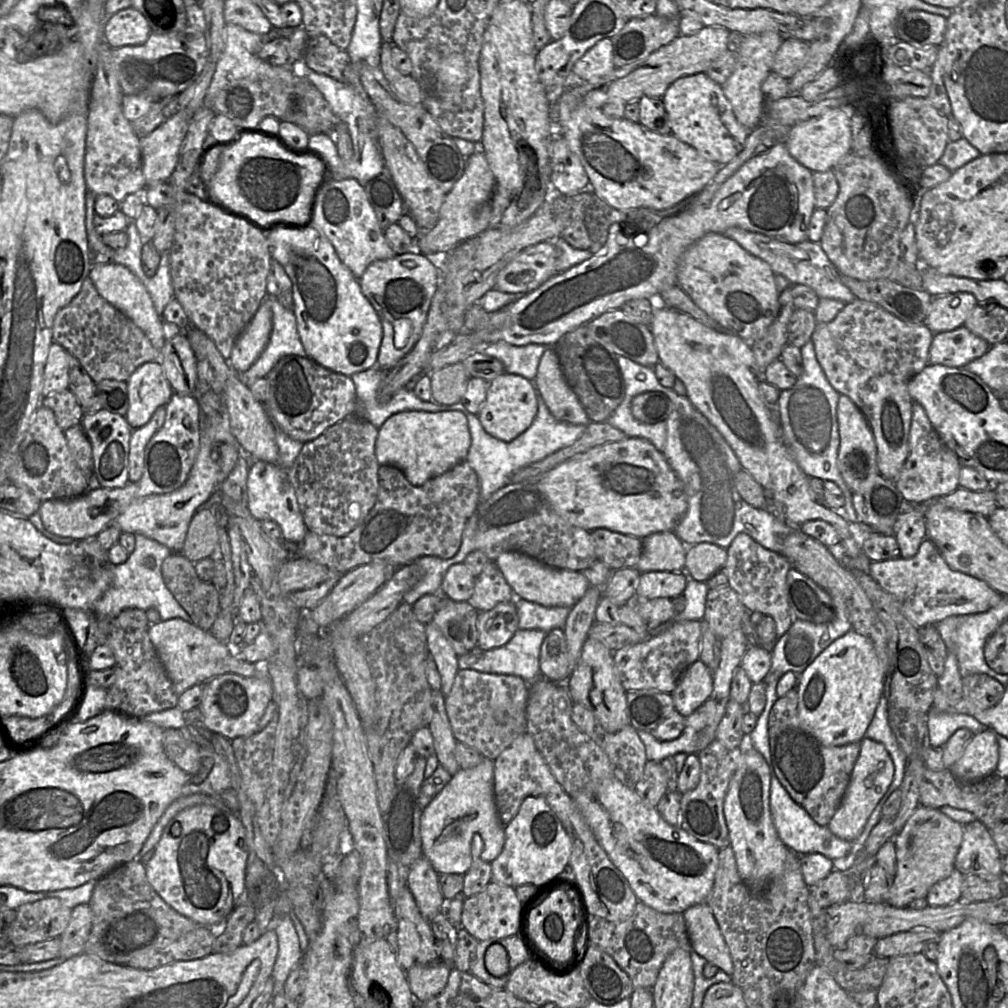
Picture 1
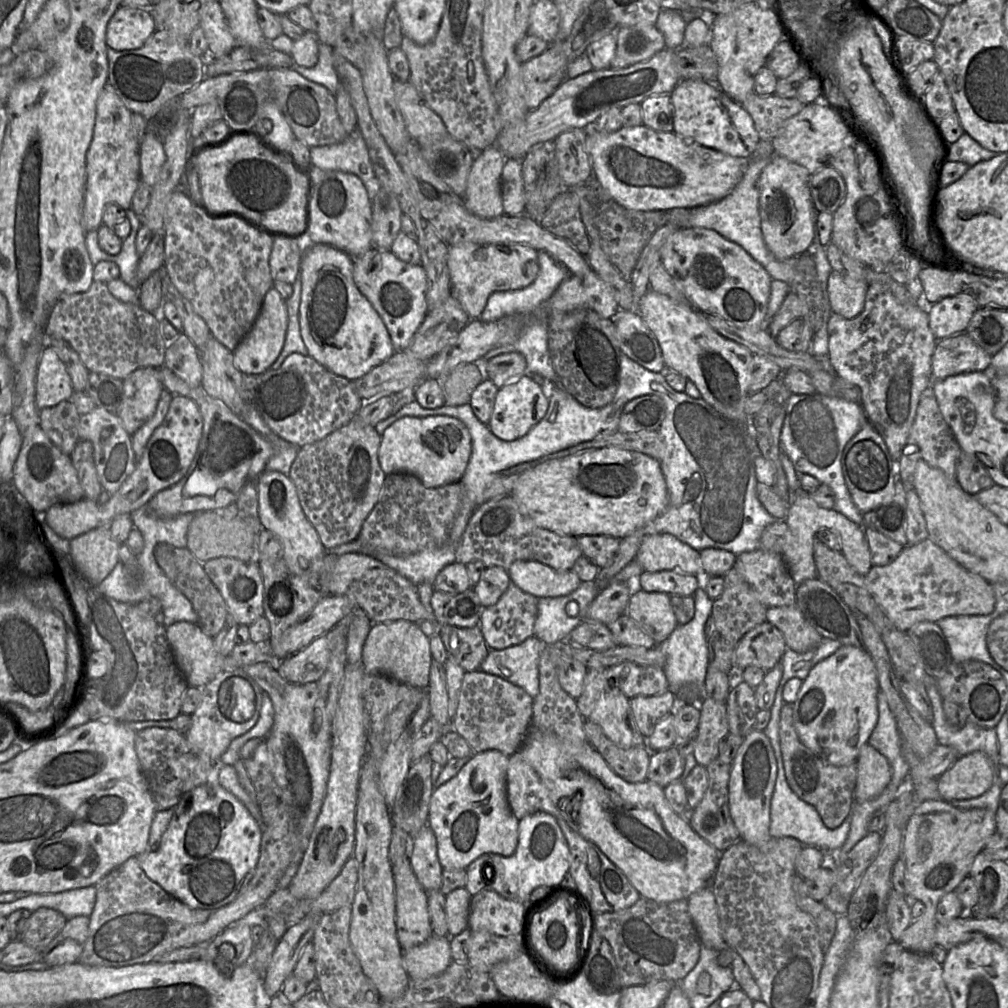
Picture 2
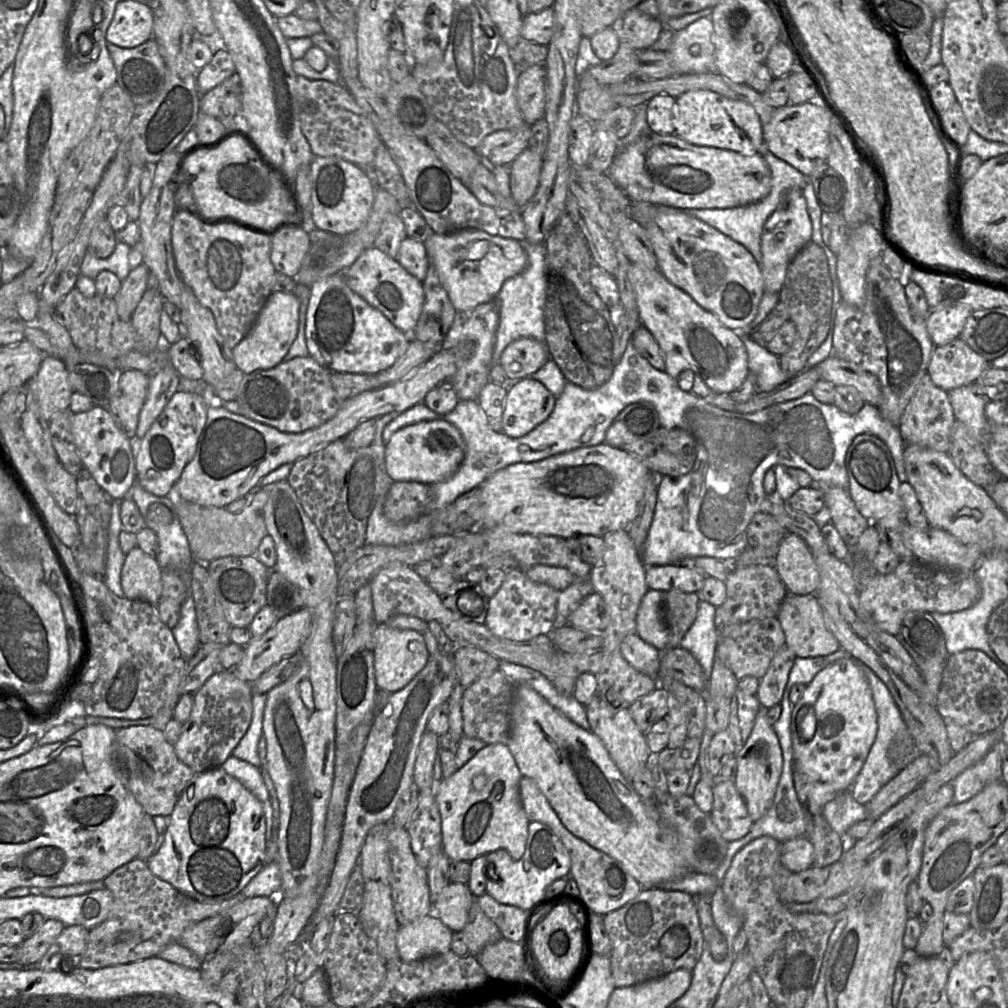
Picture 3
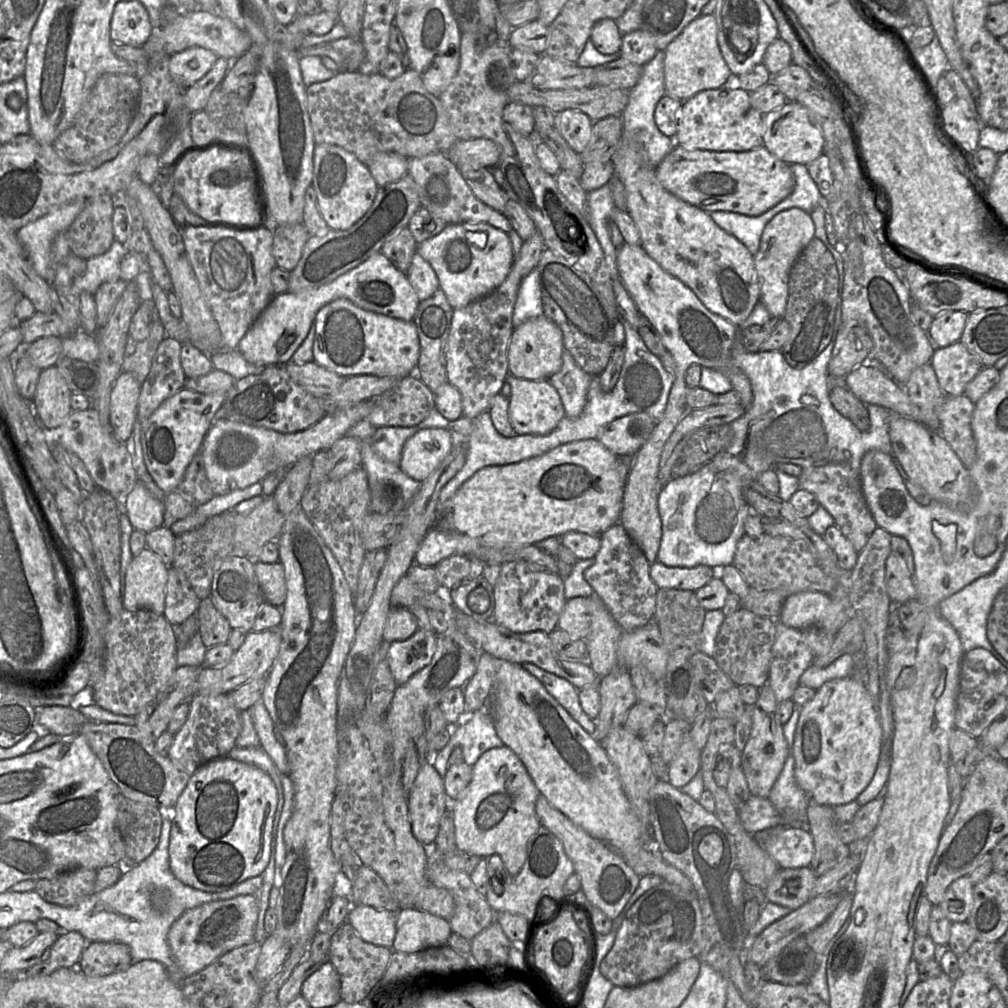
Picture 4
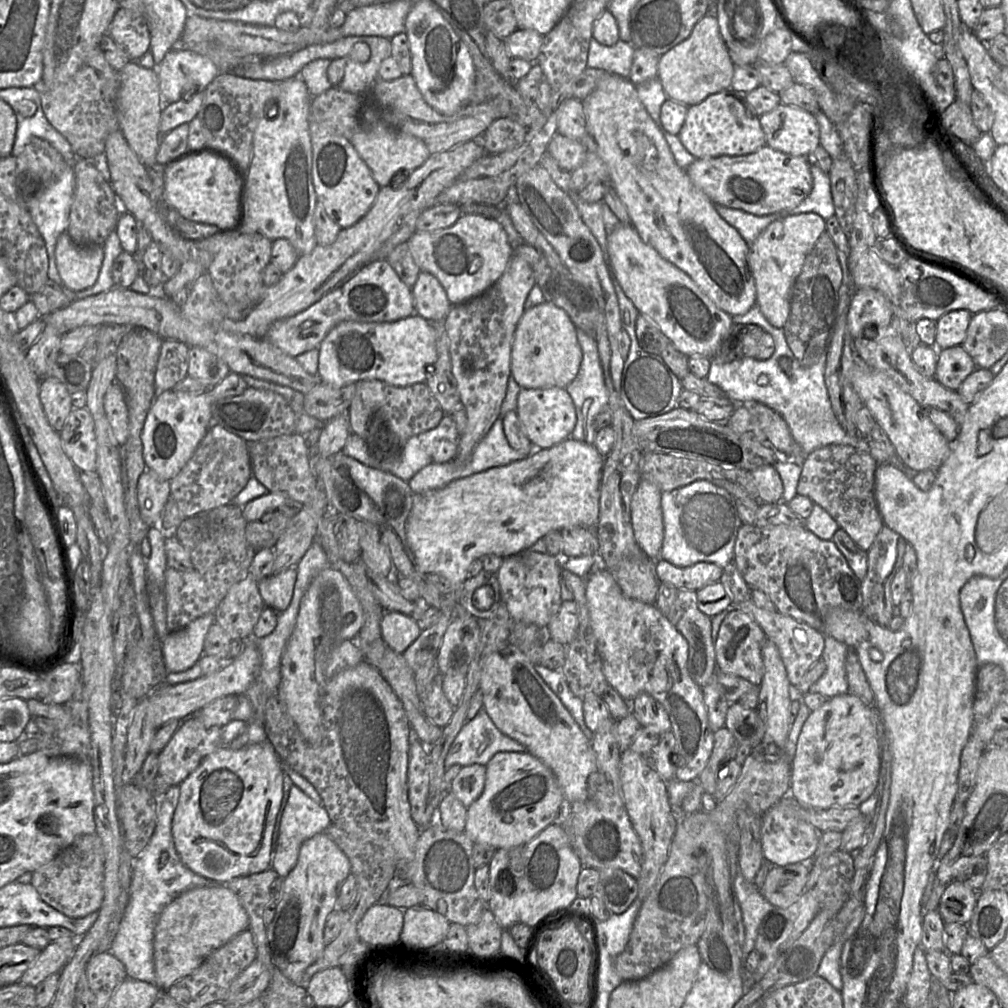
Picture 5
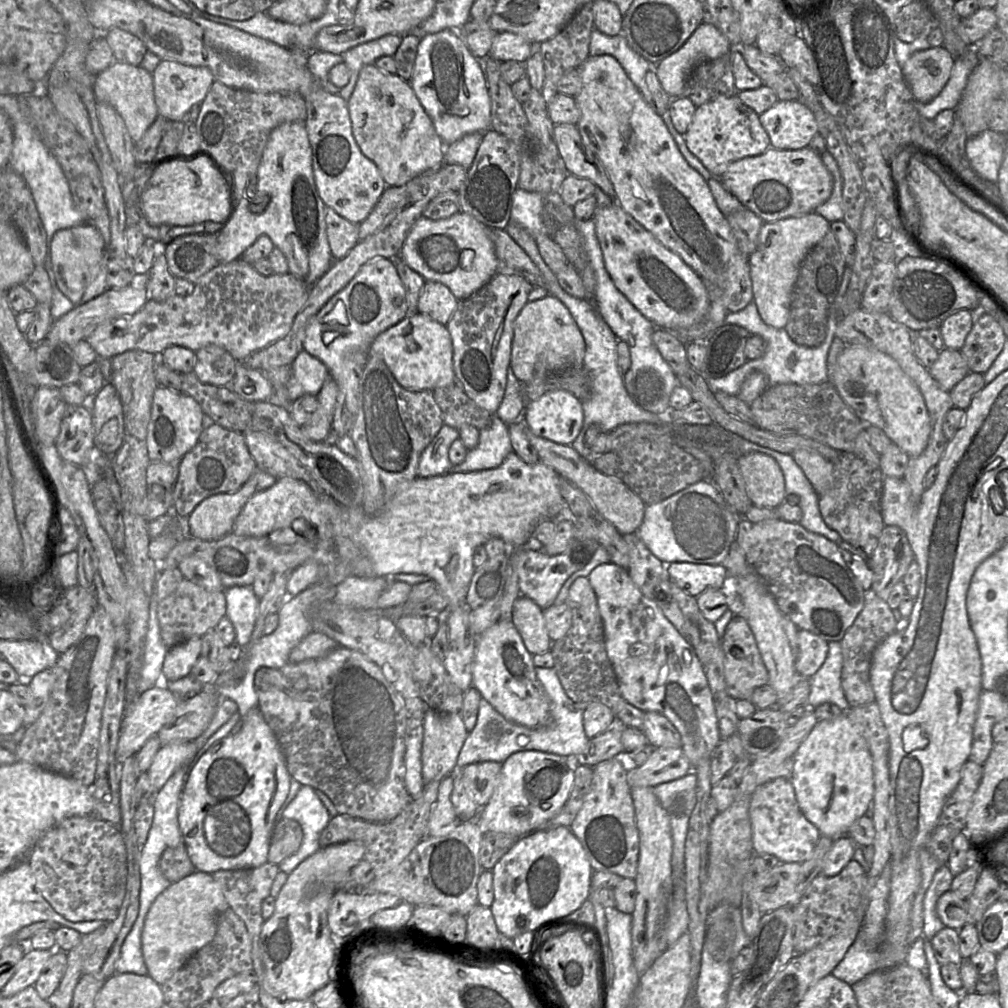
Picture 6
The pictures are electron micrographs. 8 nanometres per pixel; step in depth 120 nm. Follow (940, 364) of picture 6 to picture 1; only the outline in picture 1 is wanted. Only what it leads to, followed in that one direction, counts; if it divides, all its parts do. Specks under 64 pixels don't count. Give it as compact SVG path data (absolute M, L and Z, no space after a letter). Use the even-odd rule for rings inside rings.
M965 326L955 330L934 333L929 350L929 363L948 367L964 367L984 355L990 344L970 332Z

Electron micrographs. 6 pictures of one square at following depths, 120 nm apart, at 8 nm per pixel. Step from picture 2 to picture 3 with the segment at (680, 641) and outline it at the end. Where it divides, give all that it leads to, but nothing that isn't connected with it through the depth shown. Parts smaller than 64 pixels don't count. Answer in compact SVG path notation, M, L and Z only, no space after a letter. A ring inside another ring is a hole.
M701 600L697 617L680 644L698 660L708 677L708 684L719 639L719 629L715 625L716 608Z

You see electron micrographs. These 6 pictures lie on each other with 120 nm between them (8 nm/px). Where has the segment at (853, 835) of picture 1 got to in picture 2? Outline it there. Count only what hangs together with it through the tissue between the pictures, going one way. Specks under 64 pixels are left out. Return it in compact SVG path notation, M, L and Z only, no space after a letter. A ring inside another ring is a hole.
M867 742L862 746L856 763L855 802L879 796L892 778L892 767L888 759Z

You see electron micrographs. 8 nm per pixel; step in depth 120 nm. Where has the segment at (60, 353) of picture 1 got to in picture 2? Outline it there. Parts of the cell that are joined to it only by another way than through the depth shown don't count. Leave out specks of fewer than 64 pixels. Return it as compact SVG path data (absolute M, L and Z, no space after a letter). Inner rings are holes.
M45 346L37 369L36 376L36 406L39 410L52 407L64 400L68 400L73 395L73 386L70 375L65 364L59 358L55 350L50 346Z

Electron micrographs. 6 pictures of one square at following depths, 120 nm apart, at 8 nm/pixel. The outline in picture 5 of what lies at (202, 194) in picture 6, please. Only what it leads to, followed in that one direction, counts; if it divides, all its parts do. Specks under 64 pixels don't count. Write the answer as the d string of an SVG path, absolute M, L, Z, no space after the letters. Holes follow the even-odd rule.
M204 153L190 156L164 169L163 202L176 209L184 218L217 227L228 227L234 224L237 215L237 197L239 182L226 161L211 154Z

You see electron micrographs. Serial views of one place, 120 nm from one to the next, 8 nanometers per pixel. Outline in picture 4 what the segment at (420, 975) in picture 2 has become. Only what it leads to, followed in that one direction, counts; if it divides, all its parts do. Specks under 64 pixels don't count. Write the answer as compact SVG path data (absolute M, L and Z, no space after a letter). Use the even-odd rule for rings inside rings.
M417 908L397 912L392 951L414 953L447 945L452 934L448 920Z

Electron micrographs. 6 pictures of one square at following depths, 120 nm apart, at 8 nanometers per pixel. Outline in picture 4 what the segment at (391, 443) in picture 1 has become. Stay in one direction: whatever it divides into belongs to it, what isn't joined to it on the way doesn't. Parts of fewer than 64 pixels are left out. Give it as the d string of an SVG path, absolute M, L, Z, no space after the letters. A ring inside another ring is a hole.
M444 428L421 429L404 444L400 469L410 478L423 482L452 450L451 435Z

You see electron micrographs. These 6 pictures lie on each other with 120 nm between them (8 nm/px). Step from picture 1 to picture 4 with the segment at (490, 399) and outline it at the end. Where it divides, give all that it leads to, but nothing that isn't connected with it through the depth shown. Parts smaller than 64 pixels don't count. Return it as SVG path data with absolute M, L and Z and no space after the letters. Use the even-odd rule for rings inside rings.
M507 375L511 387L508 416L515 434L546 435L566 416L557 390L548 380L527 380Z

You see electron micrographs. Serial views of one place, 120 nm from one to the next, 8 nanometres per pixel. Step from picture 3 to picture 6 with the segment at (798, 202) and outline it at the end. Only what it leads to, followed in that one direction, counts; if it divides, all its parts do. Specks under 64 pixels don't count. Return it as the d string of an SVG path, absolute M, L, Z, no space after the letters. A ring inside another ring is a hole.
M816 212L763 223L758 235L757 247L749 255L749 266L753 301L767 325L775 328L786 326L801 262L808 251L829 230L830 222Z

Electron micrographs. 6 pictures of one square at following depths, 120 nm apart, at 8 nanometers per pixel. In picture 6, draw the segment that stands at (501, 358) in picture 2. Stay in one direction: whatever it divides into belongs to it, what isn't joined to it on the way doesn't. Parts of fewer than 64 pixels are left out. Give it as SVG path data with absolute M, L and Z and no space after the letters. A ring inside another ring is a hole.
M555 296L527 302L513 324L510 367L523 383L541 375L561 375L580 370L585 355L584 338L567 307Z

